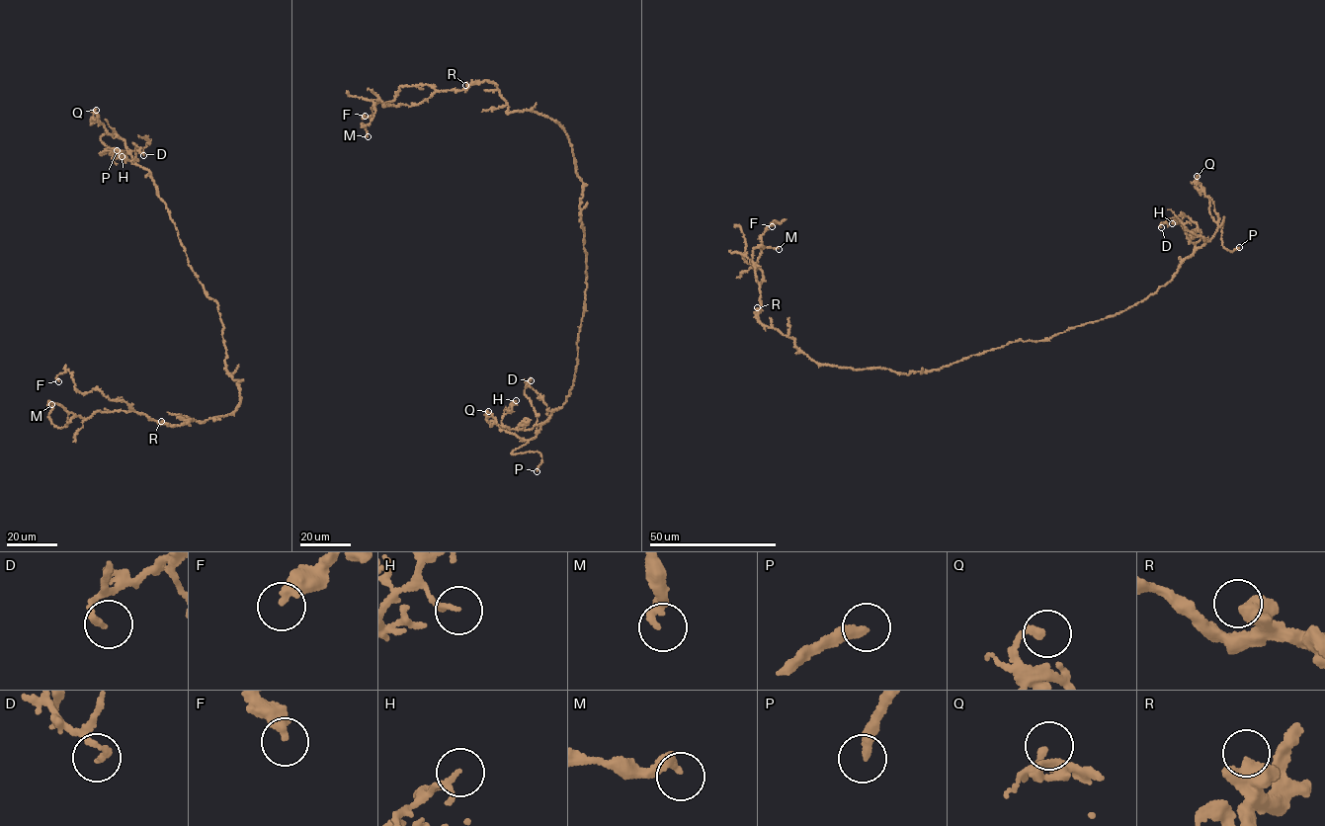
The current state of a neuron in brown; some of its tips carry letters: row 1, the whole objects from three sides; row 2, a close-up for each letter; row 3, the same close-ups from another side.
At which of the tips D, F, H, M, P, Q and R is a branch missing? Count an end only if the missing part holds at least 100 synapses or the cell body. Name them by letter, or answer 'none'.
P

